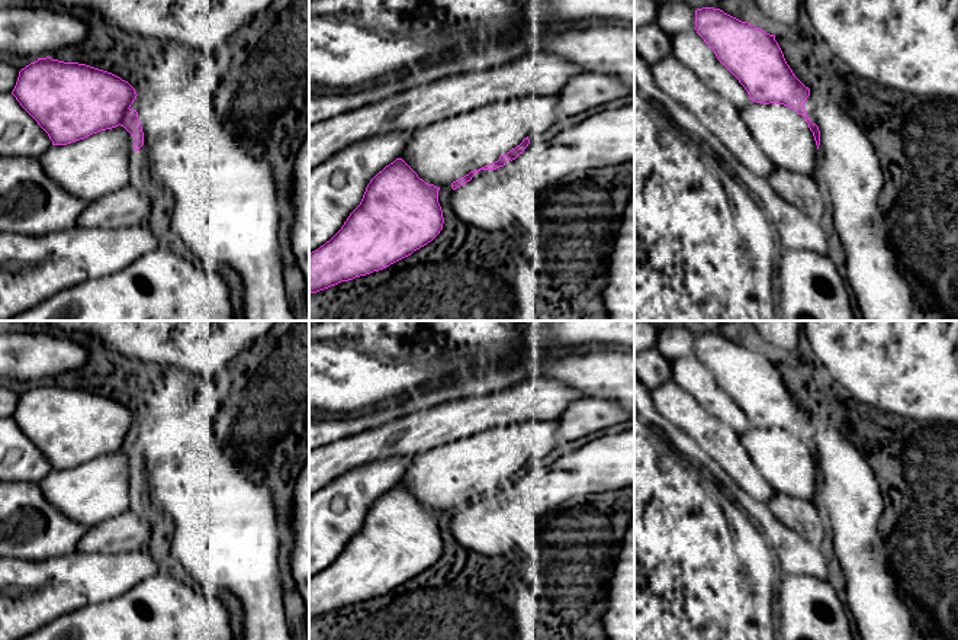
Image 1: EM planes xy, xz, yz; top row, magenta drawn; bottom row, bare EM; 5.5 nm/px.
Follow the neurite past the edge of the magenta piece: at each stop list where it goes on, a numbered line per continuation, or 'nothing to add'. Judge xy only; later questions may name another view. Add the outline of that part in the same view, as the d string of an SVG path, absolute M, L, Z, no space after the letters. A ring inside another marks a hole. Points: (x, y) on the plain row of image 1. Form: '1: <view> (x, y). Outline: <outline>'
nothing to add

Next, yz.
nothing to add

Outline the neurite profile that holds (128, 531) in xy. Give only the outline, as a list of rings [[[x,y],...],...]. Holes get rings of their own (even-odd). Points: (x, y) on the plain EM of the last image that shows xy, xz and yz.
[[[132,509],[90,527],[77,543],[81,553],[119,554],[141,550],[151,537],[147,521]]]

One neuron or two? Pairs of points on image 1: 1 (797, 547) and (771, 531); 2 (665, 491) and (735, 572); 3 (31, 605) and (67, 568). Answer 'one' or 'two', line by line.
1: one
2: one
3: one

